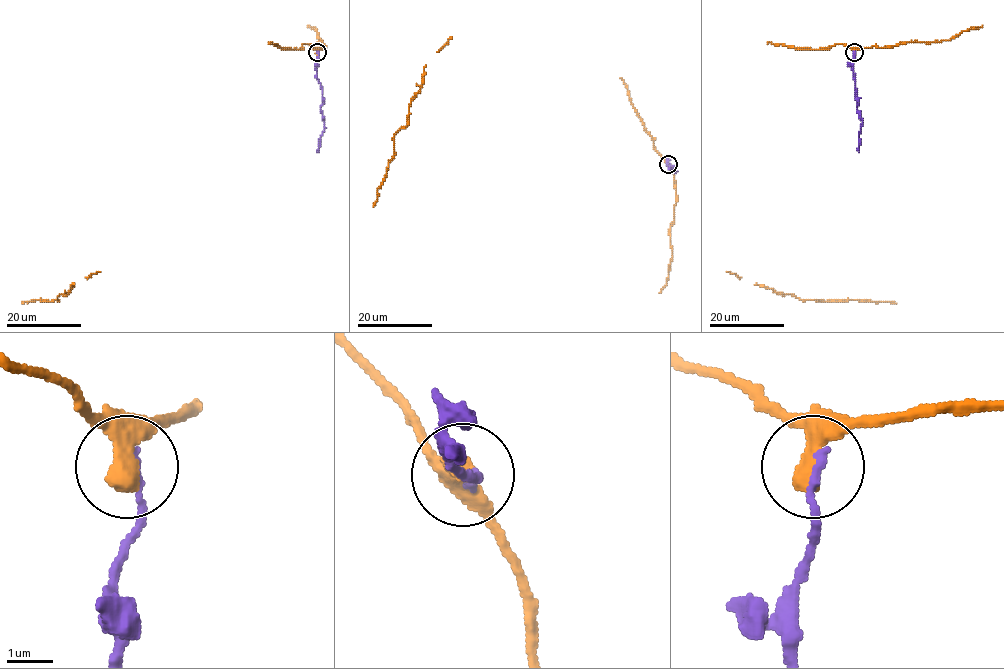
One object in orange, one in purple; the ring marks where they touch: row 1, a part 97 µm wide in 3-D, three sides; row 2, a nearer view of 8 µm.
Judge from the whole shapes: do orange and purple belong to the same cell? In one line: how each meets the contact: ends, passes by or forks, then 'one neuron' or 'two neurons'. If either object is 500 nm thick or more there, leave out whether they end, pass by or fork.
two neurons

